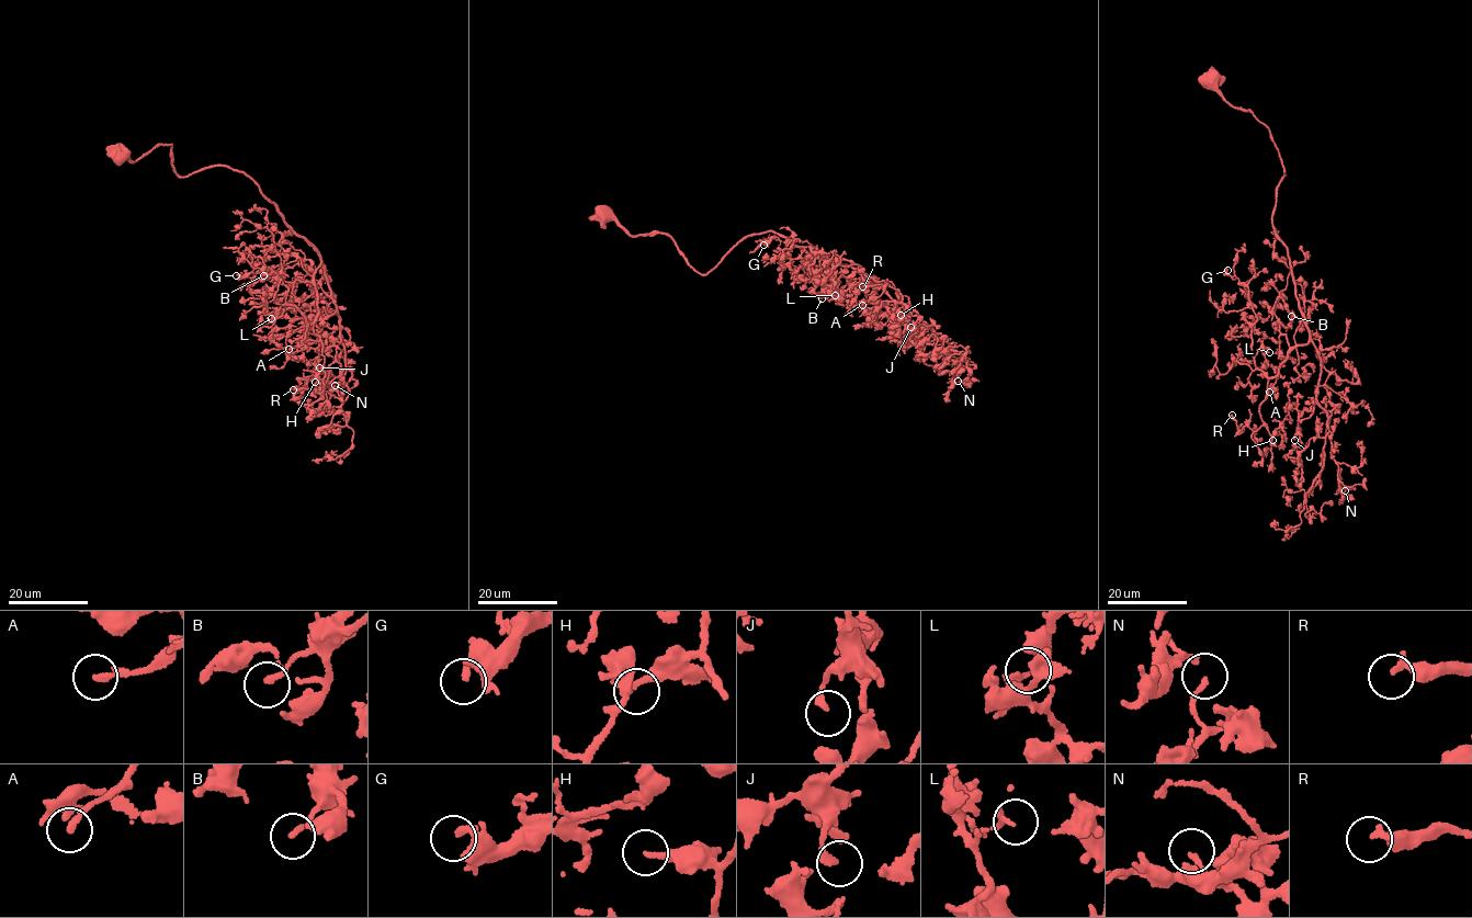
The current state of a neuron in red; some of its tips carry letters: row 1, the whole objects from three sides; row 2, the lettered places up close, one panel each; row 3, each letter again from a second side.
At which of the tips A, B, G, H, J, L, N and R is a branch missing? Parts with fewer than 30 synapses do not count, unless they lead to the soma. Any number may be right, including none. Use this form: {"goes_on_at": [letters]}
{"goes_on_at": ["A", "H"]}

